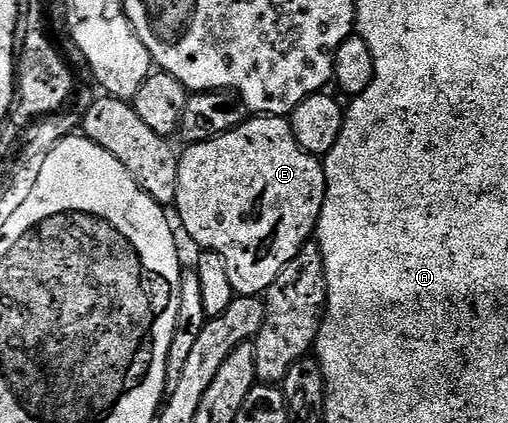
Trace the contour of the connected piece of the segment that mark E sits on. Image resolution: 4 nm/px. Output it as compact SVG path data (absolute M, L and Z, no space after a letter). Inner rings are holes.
M253 115L245 120L239 127L227 131L218 137L212 137L209 141L200 141L198 145L190 145L179 157L179 191L175 202L175 210L181 216L181 225L185 228L185 233L194 241L201 245L202 250L218 253L227 267L227 276L231 278L231 287L234 294L243 297L256 297L263 295L275 283L279 271L299 255L299 251L314 236L317 220L321 214L321 208L325 202L325 167L312 153L303 151L293 134L293 128L289 126L285 117L266 117L264 115Z

